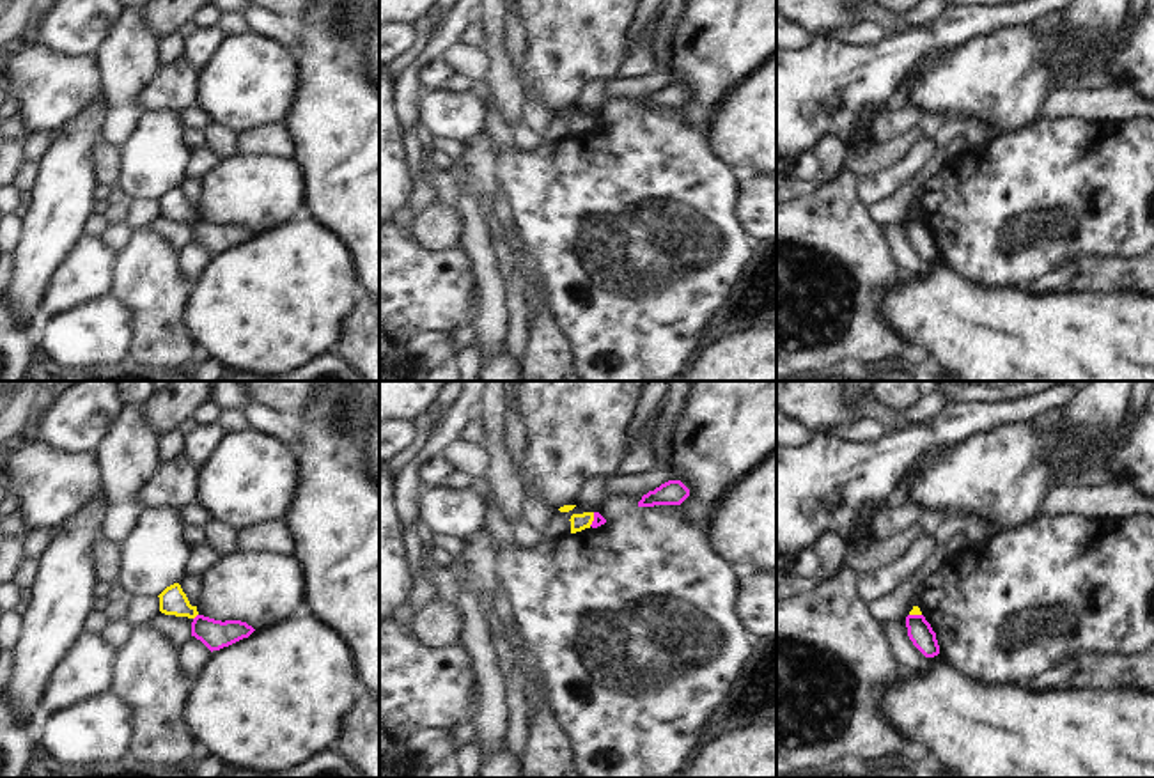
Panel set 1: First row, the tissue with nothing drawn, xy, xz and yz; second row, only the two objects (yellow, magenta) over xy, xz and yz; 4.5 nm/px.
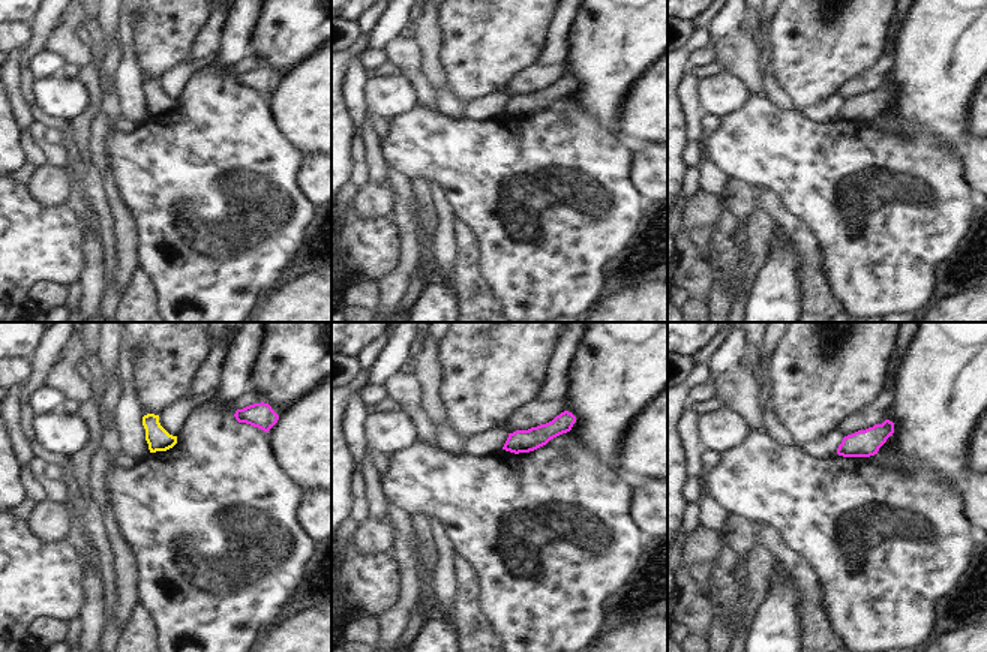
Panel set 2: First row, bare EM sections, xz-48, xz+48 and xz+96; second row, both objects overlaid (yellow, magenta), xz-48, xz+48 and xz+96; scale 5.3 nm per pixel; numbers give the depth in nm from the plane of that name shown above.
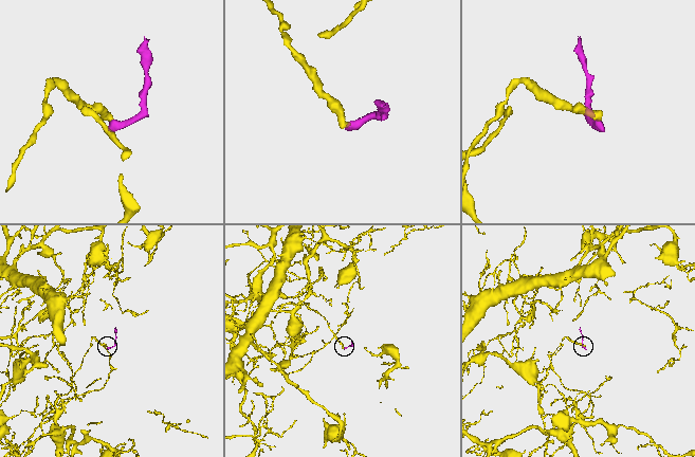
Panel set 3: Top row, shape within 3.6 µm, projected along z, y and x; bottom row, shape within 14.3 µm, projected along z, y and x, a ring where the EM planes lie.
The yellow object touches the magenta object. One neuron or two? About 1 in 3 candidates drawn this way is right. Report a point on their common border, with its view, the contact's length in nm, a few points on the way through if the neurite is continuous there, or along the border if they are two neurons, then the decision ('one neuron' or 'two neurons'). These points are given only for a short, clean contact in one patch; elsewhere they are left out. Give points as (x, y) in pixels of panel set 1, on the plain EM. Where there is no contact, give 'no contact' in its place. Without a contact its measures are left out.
xy (195, 218) | 40 nm | along xy (197, 217), (194, 222) | two neurons

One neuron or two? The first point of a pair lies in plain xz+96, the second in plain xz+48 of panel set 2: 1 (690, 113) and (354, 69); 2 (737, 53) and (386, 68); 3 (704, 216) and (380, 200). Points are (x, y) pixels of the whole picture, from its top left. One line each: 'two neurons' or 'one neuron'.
1: one neuron
2: two neurons
3: one neuron

